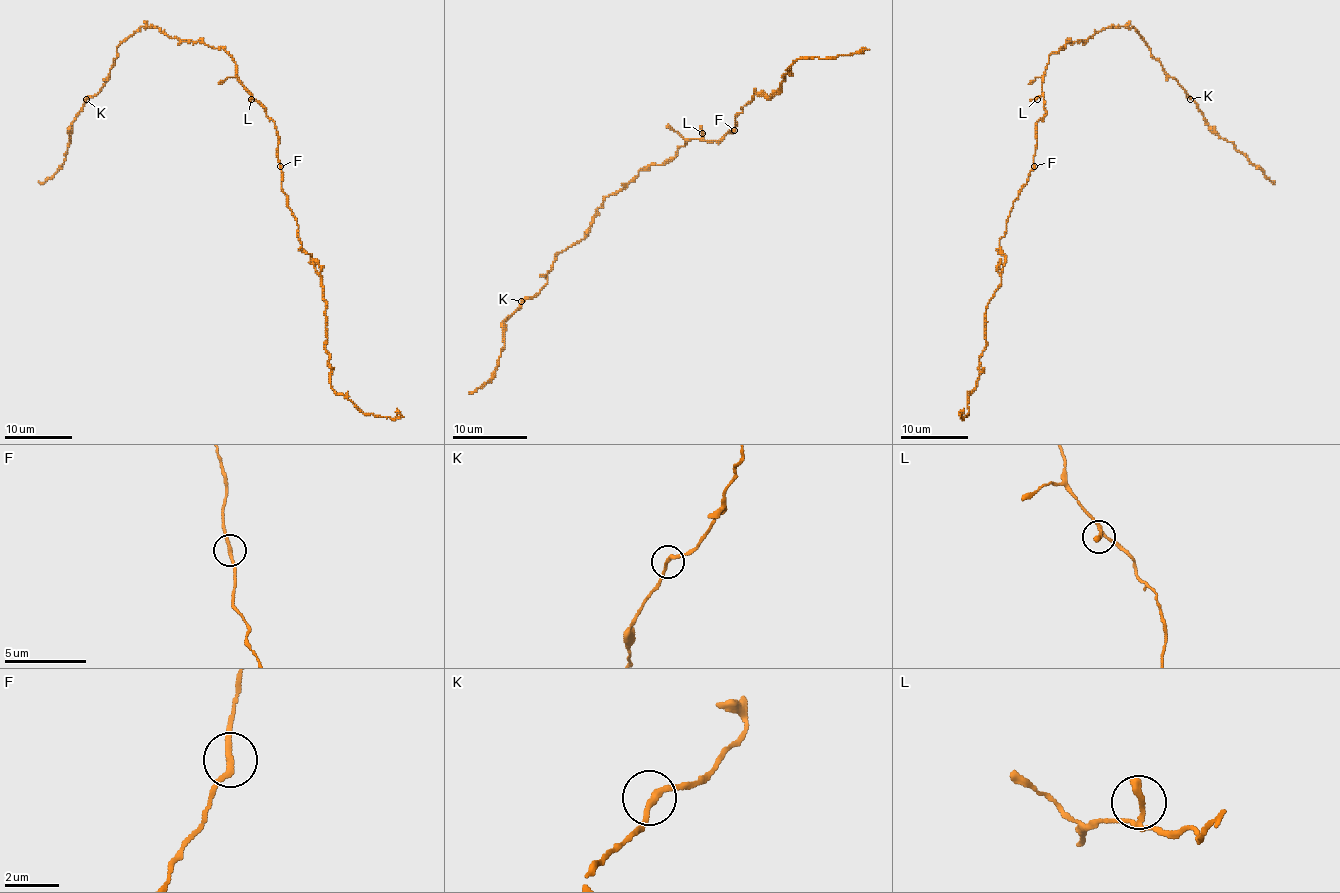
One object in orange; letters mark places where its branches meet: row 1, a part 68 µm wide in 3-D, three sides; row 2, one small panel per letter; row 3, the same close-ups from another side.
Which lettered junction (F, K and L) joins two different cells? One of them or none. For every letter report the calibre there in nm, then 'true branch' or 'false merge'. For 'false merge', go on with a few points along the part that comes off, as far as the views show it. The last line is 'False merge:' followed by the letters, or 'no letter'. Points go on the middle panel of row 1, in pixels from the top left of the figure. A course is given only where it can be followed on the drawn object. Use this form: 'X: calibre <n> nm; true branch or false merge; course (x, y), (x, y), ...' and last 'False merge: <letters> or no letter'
F: calibre 240 nm; true branch
K: calibre 220 nm; true branch
L: calibre 240 nm; true branch
False merge: no letter

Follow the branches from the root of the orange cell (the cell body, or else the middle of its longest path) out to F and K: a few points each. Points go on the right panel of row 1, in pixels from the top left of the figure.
F: (1042, 91), (1045, 114), (1037, 123), (1033, 165)
K: (1042, 91), (1052, 53), (1069, 41), (1084, 41), (1105, 28), (1133, 26), (1190, 99)

